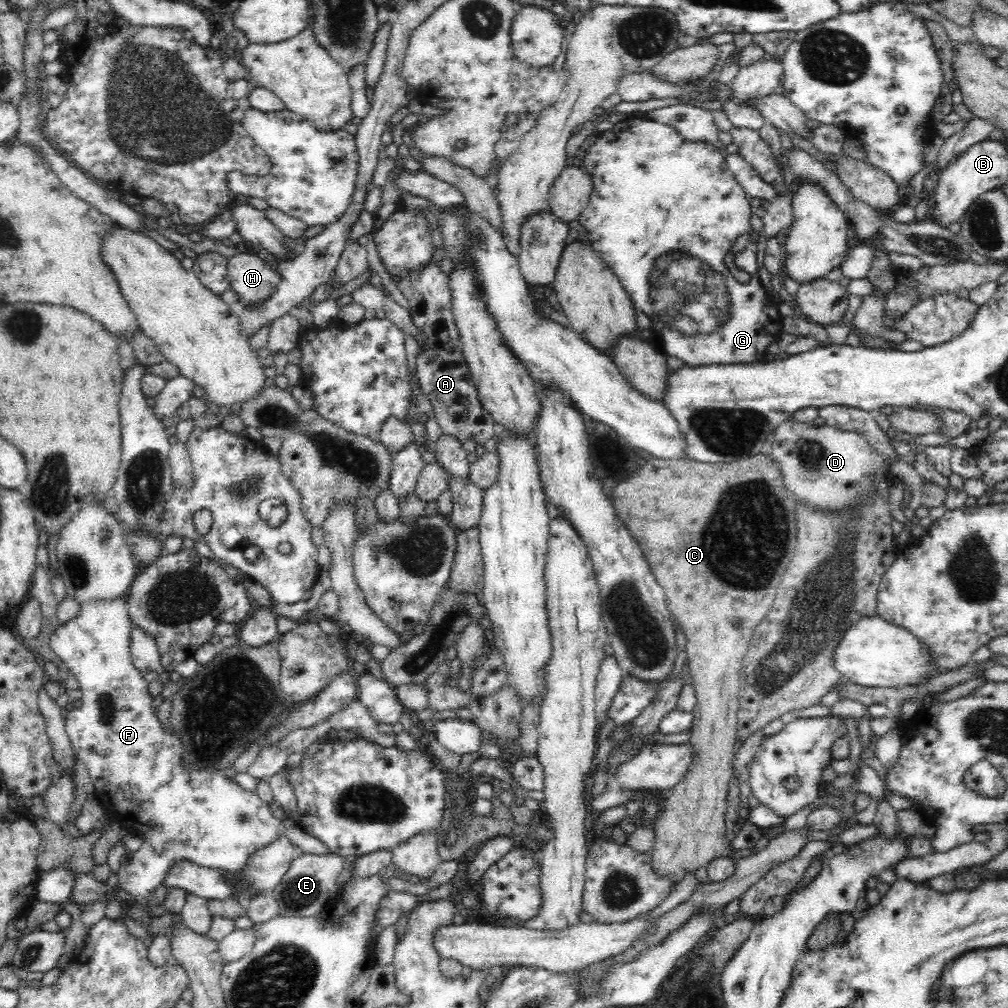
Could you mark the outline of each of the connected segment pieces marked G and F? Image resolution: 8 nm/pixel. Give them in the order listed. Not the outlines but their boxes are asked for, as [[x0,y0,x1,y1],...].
[[578,118,782,367],[49,596,284,928]]

